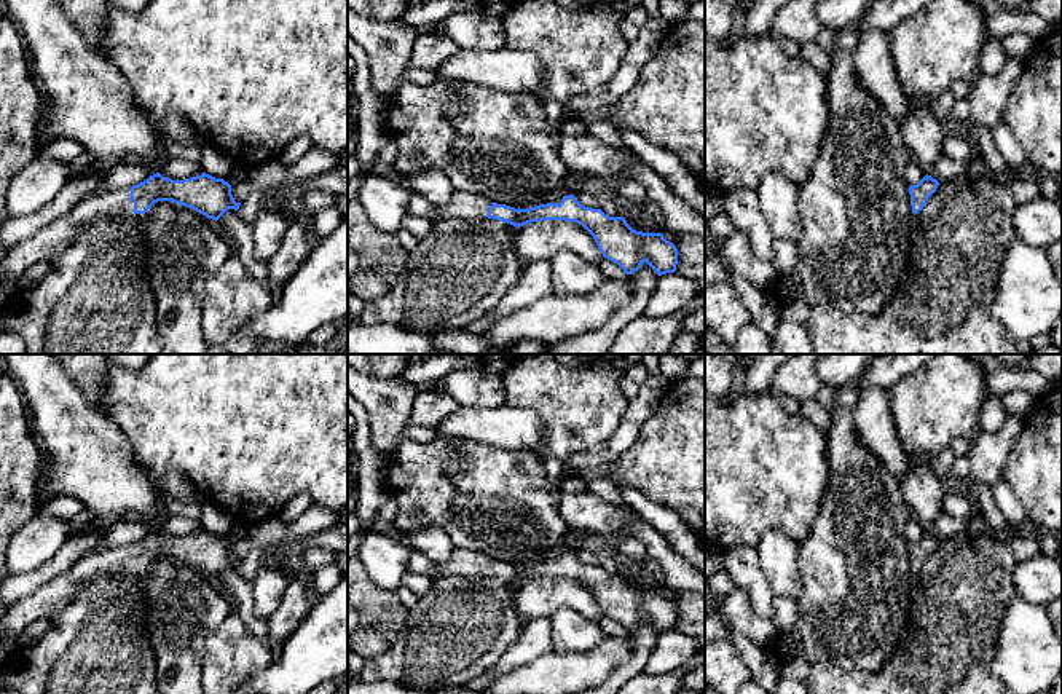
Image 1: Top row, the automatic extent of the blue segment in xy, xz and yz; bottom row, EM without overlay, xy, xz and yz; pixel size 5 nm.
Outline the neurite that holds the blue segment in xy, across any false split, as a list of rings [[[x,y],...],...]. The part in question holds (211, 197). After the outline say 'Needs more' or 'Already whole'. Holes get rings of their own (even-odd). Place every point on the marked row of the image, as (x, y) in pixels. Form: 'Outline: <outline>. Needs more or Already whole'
Outline: [[[156,172],[131,188],[92,195],[30,238],[10,246],[0,260],[0,278],[21,279],[30,265],[49,262],[96,219],[145,214],[158,201],[172,201],[215,222],[228,209],[238,211],[241,206],[231,195],[231,185],[223,179],[203,172],[196,177],[172,180]]]. Needs more

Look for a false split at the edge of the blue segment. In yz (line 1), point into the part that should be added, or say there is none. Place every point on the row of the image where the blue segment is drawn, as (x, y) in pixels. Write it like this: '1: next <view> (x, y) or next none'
1: next none

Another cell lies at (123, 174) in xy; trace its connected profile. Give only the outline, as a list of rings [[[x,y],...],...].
[[[120,160],[115,164],[108,166],[94,195],[121,188],[131,188],[132,185],[147,180],[150,175],[156,172],[156,168]]]

